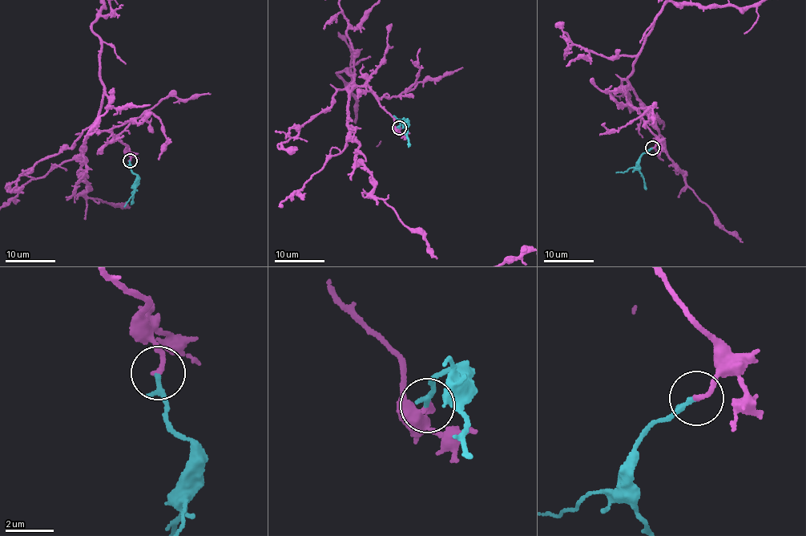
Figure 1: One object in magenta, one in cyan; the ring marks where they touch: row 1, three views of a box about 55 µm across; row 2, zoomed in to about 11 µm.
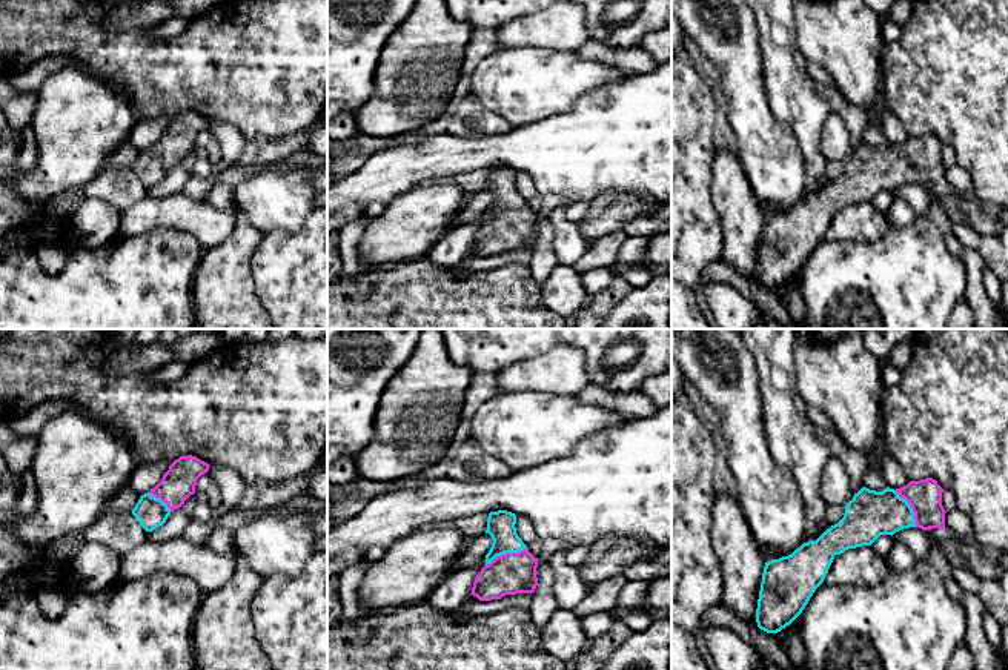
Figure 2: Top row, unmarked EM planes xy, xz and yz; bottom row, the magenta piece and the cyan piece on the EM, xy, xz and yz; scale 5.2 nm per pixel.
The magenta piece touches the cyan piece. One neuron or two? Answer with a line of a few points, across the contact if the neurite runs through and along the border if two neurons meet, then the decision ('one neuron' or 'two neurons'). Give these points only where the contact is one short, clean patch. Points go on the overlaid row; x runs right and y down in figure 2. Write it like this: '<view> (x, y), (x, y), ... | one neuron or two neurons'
xz (510, 573), (506, 553), (506, 538), (501, 527) | one neuron

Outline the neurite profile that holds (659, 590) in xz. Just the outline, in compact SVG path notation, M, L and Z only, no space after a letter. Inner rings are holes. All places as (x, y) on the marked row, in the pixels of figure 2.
M659 578L648 582L647 602L638 610L613 607L608 615L622 621L632 632L639 633L653 622L653 610L671 610L671 578Z

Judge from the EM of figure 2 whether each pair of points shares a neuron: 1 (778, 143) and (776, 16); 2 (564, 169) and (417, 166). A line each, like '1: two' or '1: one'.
1: two
2: one

